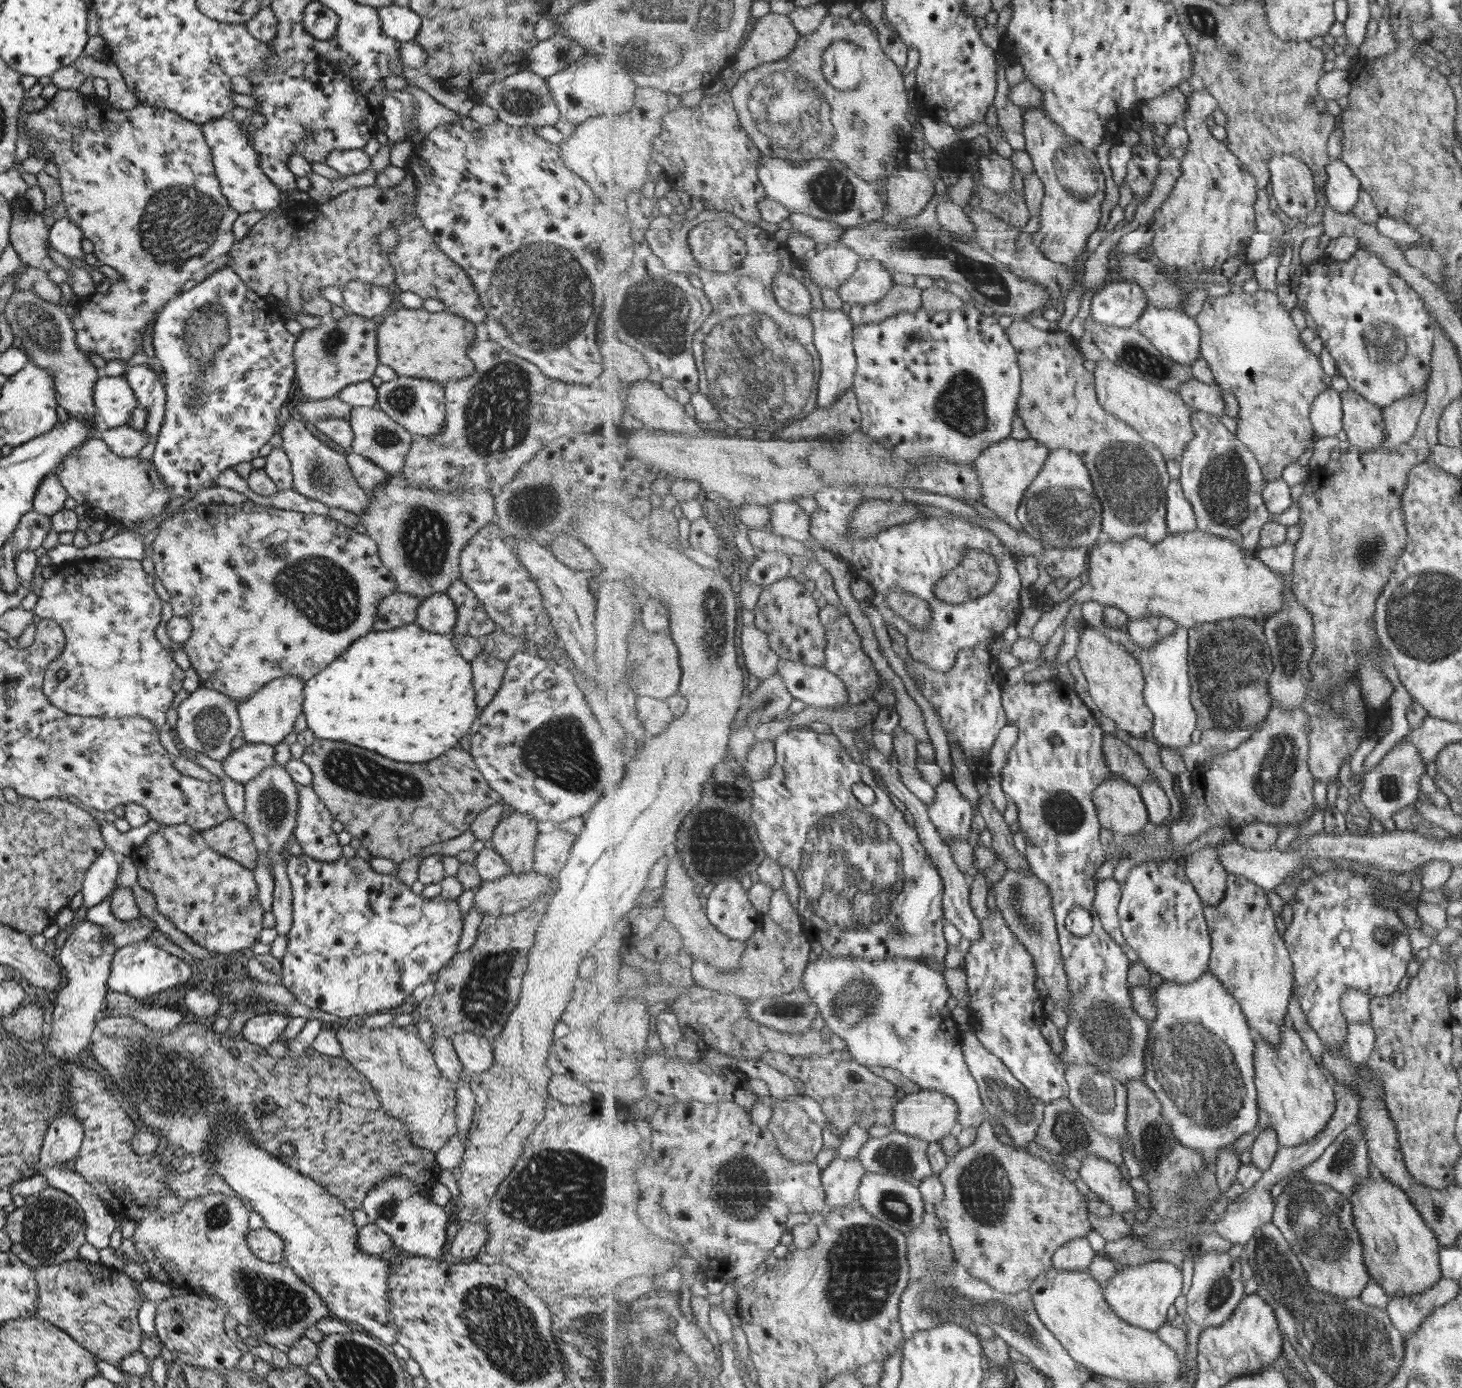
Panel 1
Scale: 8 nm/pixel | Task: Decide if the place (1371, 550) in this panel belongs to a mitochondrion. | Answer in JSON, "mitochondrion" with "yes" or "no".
{"mitochondrion":"yes"}

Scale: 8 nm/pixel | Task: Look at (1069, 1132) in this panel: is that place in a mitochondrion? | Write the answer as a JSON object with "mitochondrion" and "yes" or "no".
{"mitochondrion":"yes"}

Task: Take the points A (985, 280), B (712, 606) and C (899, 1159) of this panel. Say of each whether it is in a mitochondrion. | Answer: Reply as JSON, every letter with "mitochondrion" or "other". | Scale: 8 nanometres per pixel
{"A":"mitochondrion","B":"mitochondrion","C":"mitochondrion"}

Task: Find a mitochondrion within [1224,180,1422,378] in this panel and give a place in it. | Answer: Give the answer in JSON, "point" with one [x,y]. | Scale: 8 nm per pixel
{"point":[1384,345]}

